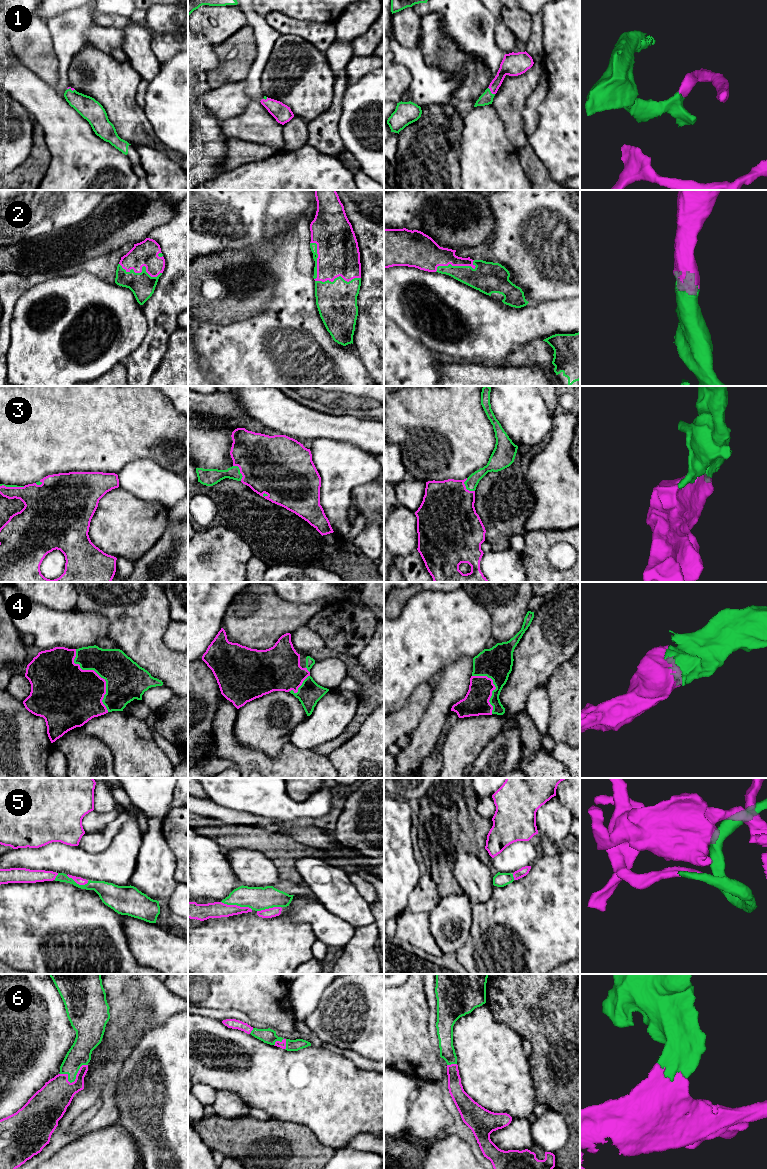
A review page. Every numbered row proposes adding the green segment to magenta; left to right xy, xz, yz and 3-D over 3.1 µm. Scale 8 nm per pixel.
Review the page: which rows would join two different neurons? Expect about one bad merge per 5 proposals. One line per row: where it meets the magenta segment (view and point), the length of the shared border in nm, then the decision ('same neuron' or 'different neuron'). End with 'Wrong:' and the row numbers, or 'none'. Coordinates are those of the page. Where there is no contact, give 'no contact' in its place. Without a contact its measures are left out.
1: meets magenta in yz at (490, 90); contact 80 nm long; same neuron
2: meets magenta in xz at (317, 280); contact 500 nm long; same neuron
3: meets magenta in xz at (240, 471); contact 140 nm long; same neuron
4: meets magenta in xy at (97, 674); contact 550 nm long; same neuron
5: meets magenta in xz at (236, 905); contact 260 nm long; same neuron
6: meets magenta in xy at (75, 1079); contact 240 nm long; same neuron
Wrong: none

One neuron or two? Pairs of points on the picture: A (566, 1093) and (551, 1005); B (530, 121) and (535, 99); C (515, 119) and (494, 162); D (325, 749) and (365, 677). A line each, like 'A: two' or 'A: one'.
A: one
B: one
C: two
D: one

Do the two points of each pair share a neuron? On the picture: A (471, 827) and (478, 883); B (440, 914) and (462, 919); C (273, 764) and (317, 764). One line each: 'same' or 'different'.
A: different
B: same
C: same

